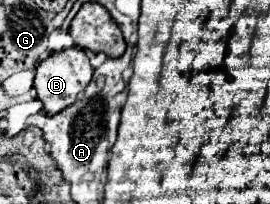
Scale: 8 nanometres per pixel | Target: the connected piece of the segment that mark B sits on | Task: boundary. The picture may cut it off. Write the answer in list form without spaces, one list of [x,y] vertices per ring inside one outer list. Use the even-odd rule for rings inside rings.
[[[68,48],[56,54],[50,54],[44,62],[38,64],[36,68],[36,78],[34,78],[34,88],[36,88],[36,98],[44,104],[44,112],[48,116],[54,116],[56,112],[62,112],[68,108],[68,104],[76,102],[76,96],[84,92],[84,88],[92,80],[92,66],[84,50],[80,48]]]

